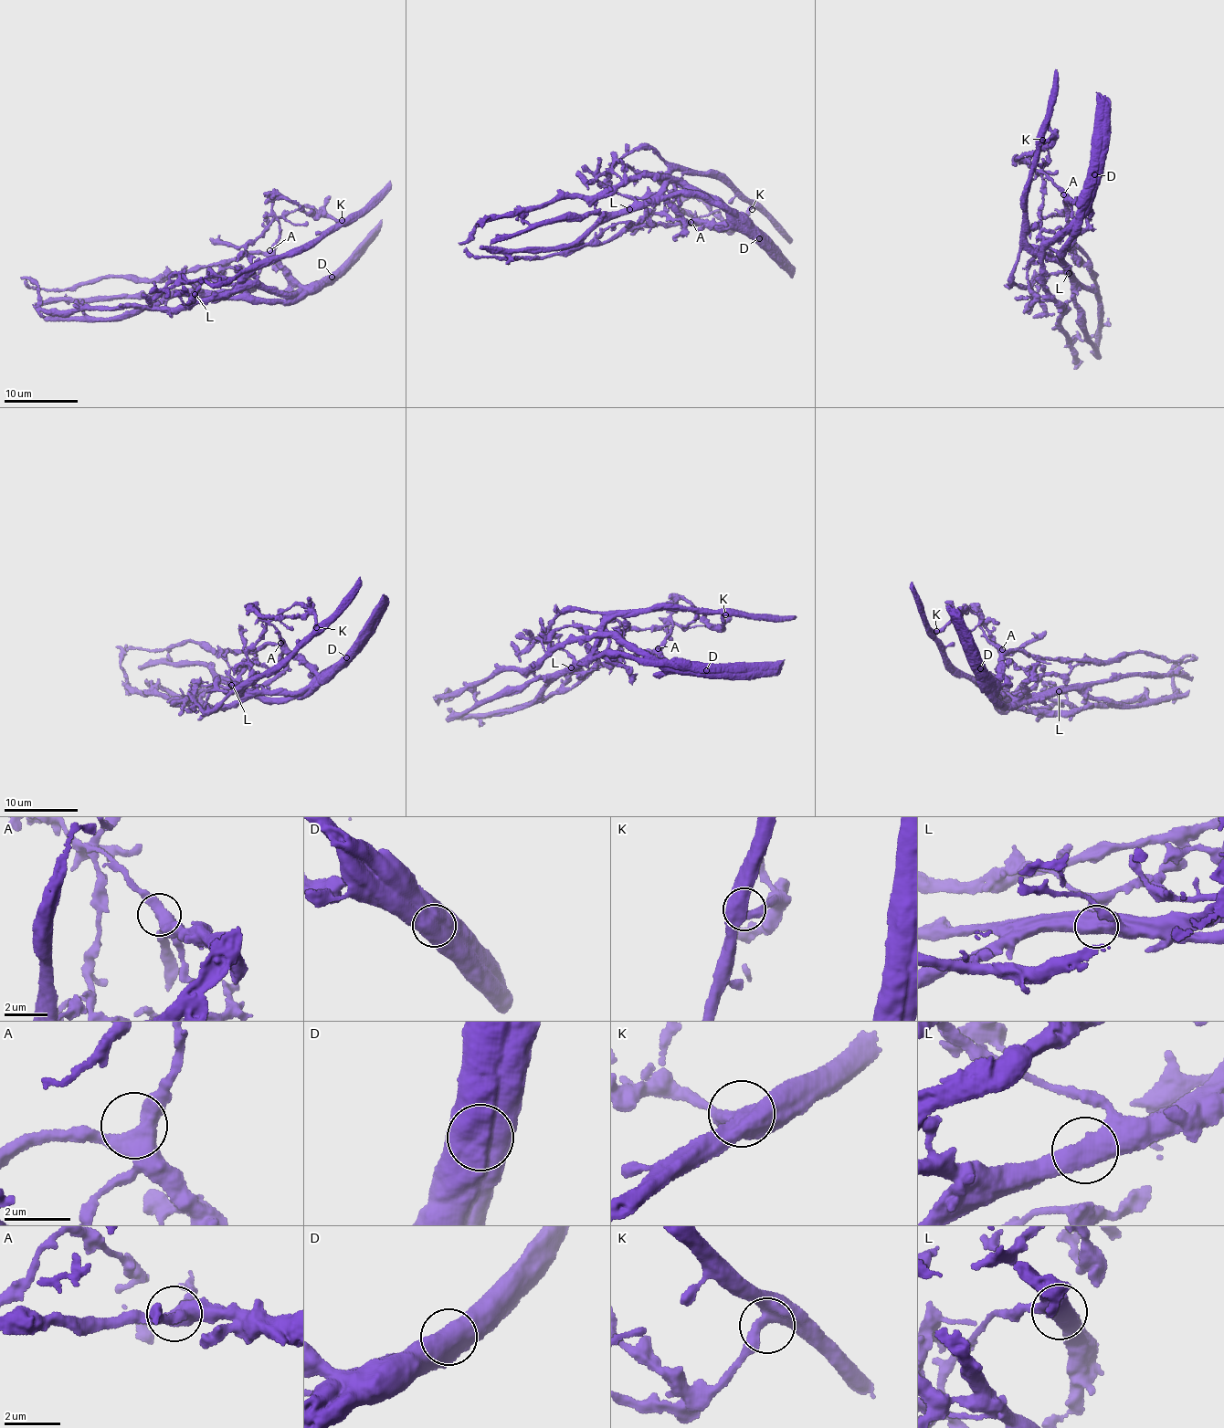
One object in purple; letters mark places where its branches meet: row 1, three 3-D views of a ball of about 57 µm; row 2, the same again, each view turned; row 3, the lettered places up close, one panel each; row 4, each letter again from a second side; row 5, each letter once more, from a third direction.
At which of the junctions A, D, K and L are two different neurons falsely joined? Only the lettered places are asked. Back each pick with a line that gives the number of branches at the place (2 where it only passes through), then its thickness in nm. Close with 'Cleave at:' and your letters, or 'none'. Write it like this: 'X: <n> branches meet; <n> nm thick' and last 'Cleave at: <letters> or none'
D: 2 branches meet; 800 nm thick
L: 2 branches meet; 750 nm thick
Cleave at: D, L

